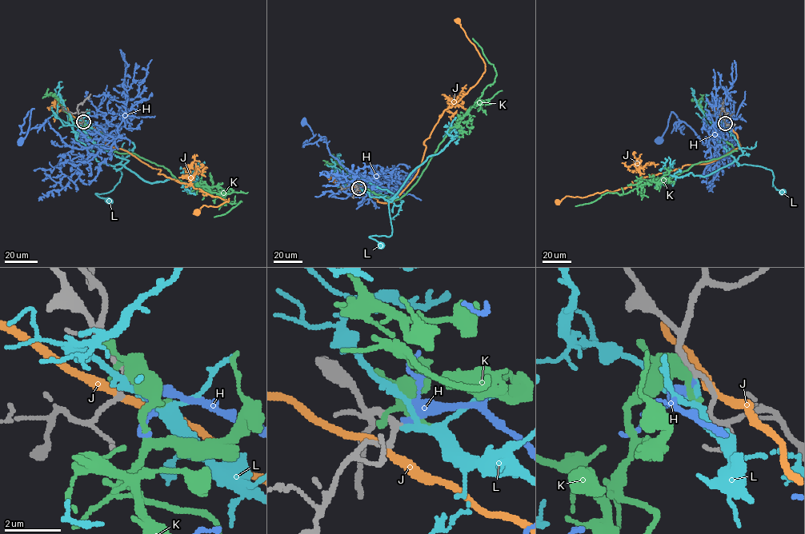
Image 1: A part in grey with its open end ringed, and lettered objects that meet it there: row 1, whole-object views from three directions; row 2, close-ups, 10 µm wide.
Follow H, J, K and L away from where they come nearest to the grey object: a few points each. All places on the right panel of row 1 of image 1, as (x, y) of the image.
H: (725, 123), (710, 146), (683, 121), (675, 128), (684, 127), (673, 112), (658, 140)
J: (726, 124), (740, 146), (719, 158), (642, 178), (612, 192), (566, 196), (557, 203)
K: (724, 121), (721, 136), (736, 150), (695, 164), (673, 177), (651, 180), (619, 195), (607, 193), (575, 206)
L: (725, 123), (742, 153), (736, 160), (738, 165), (770, 169), (774, 176), (772, 185), (782, 193)

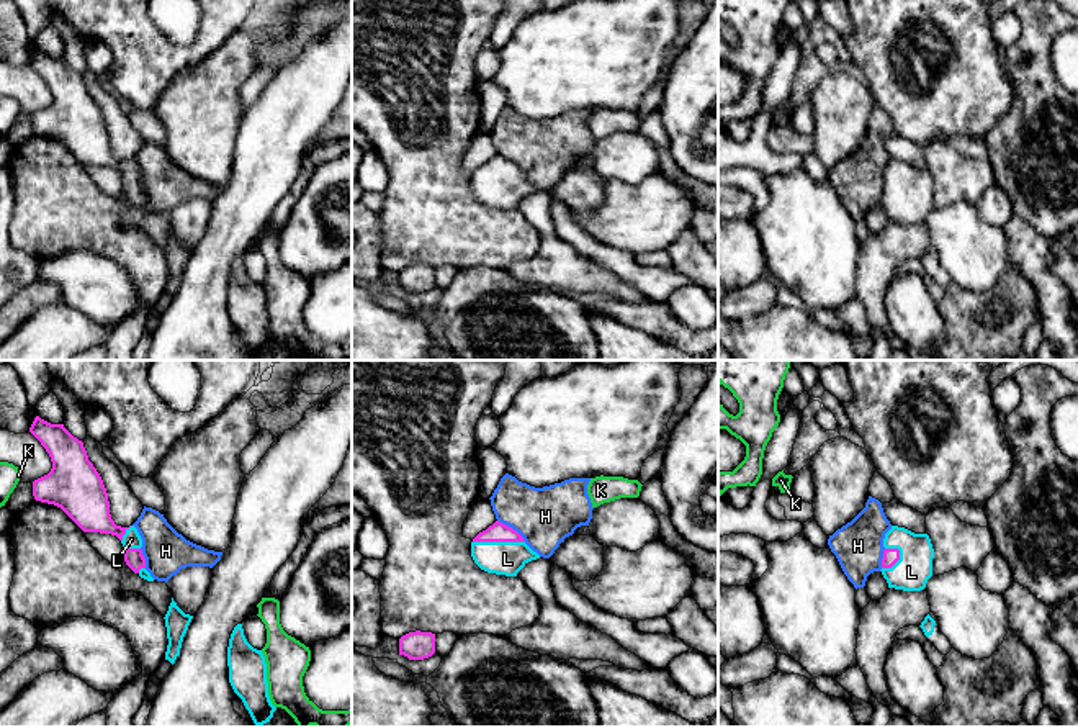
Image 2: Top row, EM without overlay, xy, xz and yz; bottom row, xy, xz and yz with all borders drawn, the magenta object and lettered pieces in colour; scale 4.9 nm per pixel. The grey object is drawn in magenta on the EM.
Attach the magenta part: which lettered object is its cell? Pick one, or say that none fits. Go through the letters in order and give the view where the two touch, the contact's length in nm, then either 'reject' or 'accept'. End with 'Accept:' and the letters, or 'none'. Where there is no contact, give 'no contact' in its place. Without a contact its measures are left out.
H: contact in xz; length 180 nm; reject
J: no contact; reject
K: no contact; reject
L: contact in xz; length 260 nm; accept
Accept: L

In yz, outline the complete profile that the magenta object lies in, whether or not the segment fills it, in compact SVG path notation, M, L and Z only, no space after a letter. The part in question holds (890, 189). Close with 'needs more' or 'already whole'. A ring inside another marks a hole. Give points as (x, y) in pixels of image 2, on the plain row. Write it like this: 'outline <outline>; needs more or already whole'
outline M892 159L883 172L882 208L888 221L921 224L932 210L934 182L928 167Z; needs more

